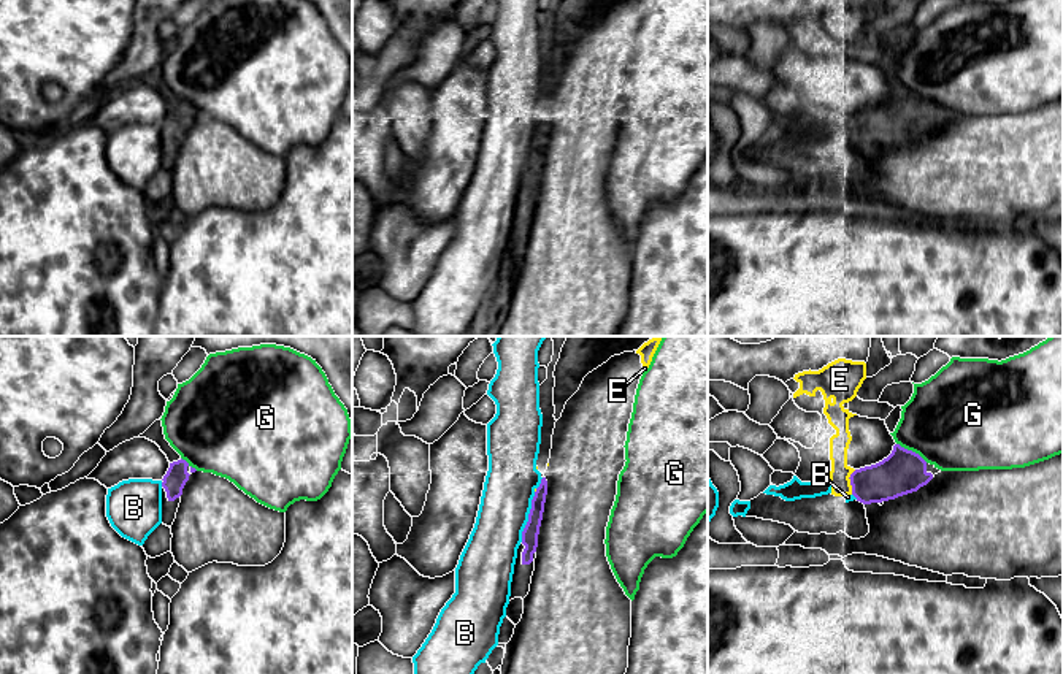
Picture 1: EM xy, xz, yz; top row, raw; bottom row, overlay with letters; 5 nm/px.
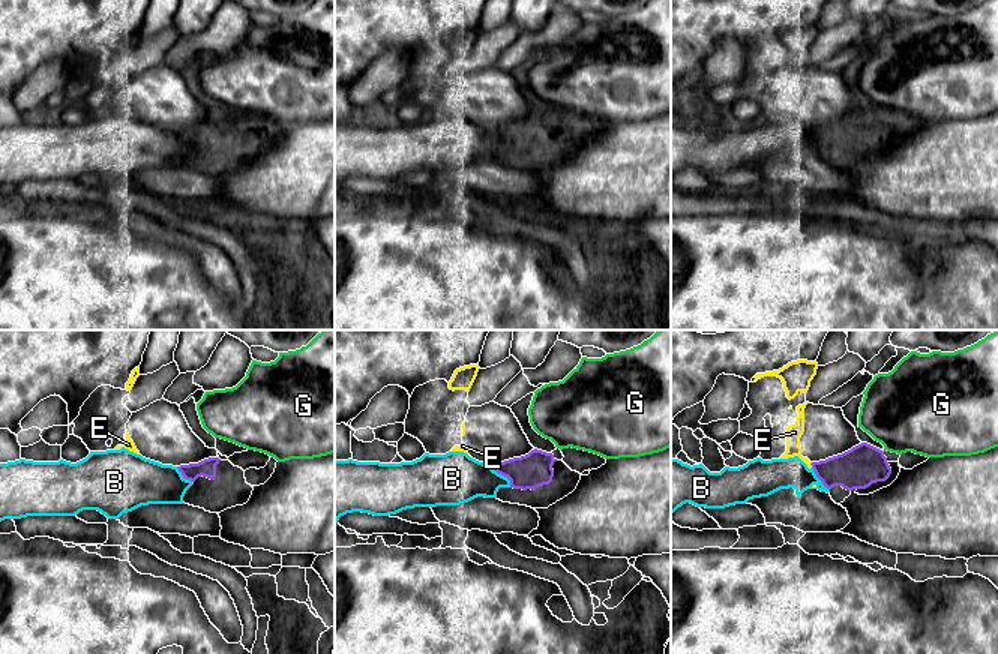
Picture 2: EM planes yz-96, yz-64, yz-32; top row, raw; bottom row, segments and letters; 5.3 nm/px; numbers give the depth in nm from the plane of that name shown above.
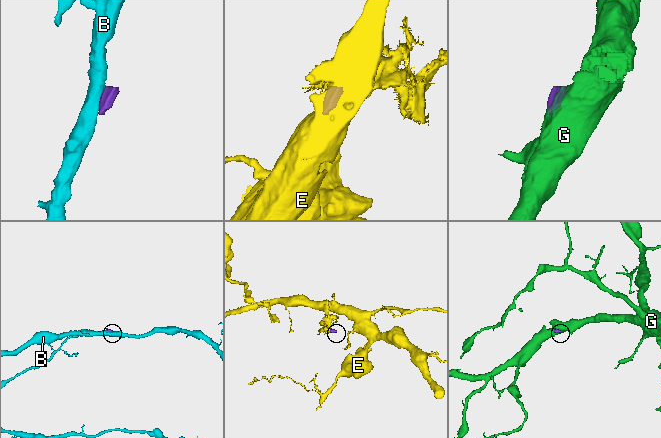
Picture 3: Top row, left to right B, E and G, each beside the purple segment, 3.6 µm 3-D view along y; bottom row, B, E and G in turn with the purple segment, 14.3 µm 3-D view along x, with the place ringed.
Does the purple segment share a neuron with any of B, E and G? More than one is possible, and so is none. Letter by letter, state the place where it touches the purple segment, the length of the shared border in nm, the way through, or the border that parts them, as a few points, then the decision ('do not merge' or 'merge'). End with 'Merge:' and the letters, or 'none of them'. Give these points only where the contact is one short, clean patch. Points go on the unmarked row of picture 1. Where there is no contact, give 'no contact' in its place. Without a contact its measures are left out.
B: contact xz (529, 162); length 260 nm; border xz (535, 137), (521, 186); do not merge
E: contact yz (851, 127); length 130 nm; do not merge
G: contact yz (911, 95); length 190 nm; border yz (897, 88), (917, 97), (927, 107); do not merge
Merge: none of them

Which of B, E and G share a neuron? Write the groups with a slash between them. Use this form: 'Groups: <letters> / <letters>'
Groups: B / E / G

